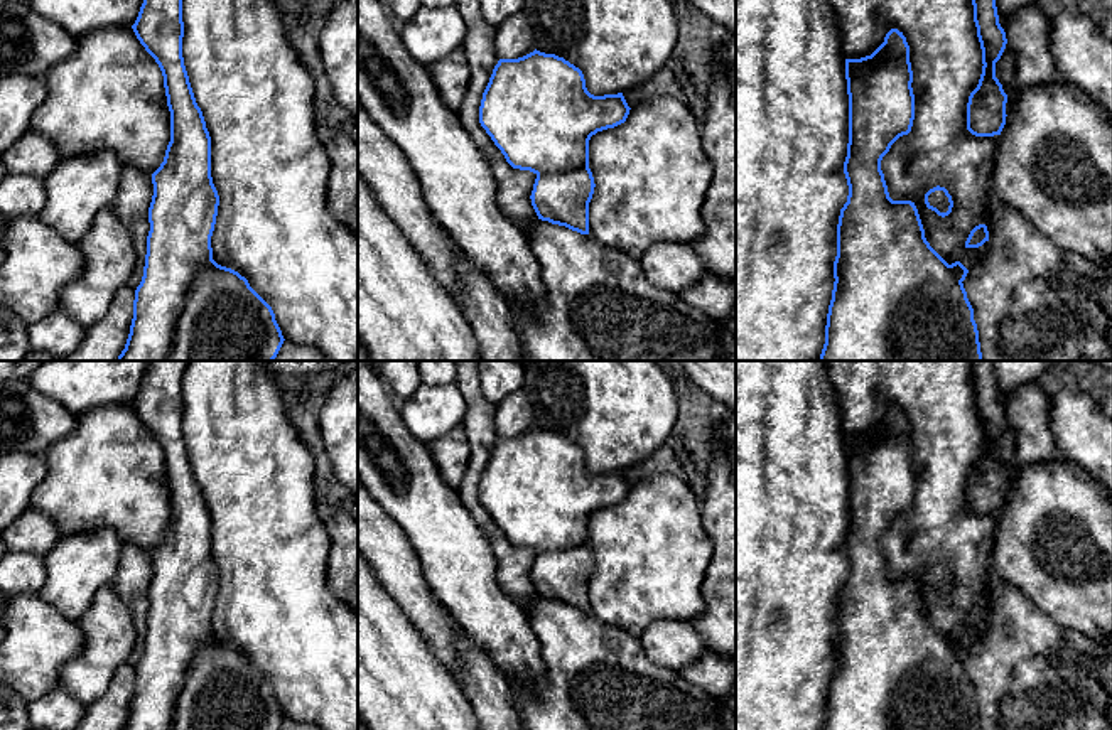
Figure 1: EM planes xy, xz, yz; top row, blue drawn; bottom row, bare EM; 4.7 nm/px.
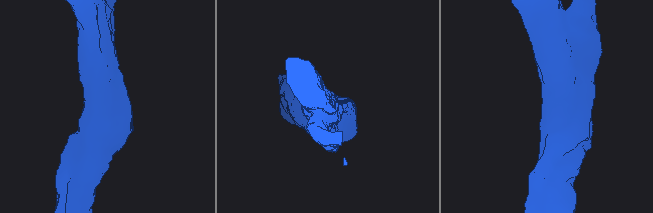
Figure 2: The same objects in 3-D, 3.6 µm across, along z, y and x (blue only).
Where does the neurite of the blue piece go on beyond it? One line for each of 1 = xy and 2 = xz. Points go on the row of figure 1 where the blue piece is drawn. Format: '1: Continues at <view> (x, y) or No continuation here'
1: No continuation here
2: No continuation here

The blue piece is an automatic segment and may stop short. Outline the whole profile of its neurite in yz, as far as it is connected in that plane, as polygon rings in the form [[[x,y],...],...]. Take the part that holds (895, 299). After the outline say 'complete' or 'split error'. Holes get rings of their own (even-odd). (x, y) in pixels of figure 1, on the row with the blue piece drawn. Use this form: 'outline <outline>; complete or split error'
outline [[[891,29],[871,56],[845,59],[845,79],[849,143],[844,174],[849,196],[837,224],[835,282],[820,361],[982,361],[974,309],[962,283],[969,270],[960,261],[948,265],[930,246],[915,202],[893,201],[881,170],[883,157],[899,137],[911,132],[915,120],[910,46],[903,32]]]; complete

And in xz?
outline [[[535,49],[518,59],[498,61],[483,93],[479,123],[513,169],[537,175],[530,199],[538,219],[589,234],[589,202],[596,187],[589,140],[624,123],[629,110],[623,93],[594,96],[579,67]]]; complete

